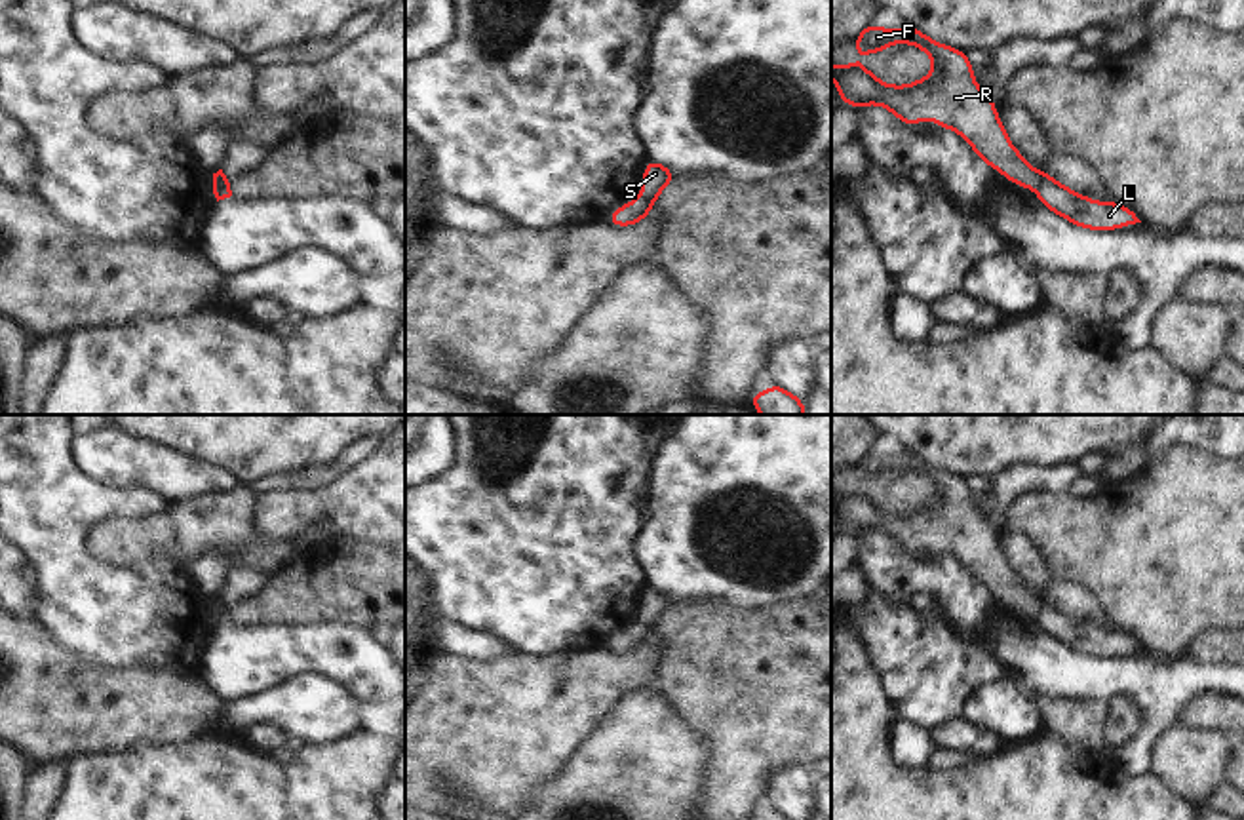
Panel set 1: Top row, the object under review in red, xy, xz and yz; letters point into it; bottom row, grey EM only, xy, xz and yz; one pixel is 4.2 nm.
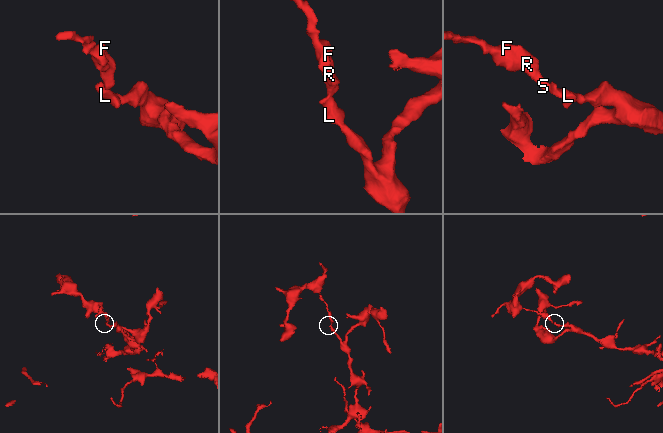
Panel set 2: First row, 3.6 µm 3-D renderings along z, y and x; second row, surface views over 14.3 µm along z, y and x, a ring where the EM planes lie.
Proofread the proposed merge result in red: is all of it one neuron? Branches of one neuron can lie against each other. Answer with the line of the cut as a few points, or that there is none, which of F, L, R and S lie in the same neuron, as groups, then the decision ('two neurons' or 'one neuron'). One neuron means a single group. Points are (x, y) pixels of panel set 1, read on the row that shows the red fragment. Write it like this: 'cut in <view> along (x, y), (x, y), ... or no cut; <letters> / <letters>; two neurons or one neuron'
cut in yz along (1043, 172), (1035, 189); F R S / L; two neurons

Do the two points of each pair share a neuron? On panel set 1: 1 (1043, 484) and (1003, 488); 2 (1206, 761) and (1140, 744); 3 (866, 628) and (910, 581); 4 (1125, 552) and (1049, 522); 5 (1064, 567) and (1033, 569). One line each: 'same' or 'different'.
1: same
2: different
3: different
4: same
5: different

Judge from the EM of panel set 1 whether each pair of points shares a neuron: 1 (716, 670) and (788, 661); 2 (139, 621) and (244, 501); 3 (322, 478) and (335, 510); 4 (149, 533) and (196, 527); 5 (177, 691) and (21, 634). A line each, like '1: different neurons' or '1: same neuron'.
1: same neuron
2: different neurons
3: different neurons
4: same neuron
5: same neuron

